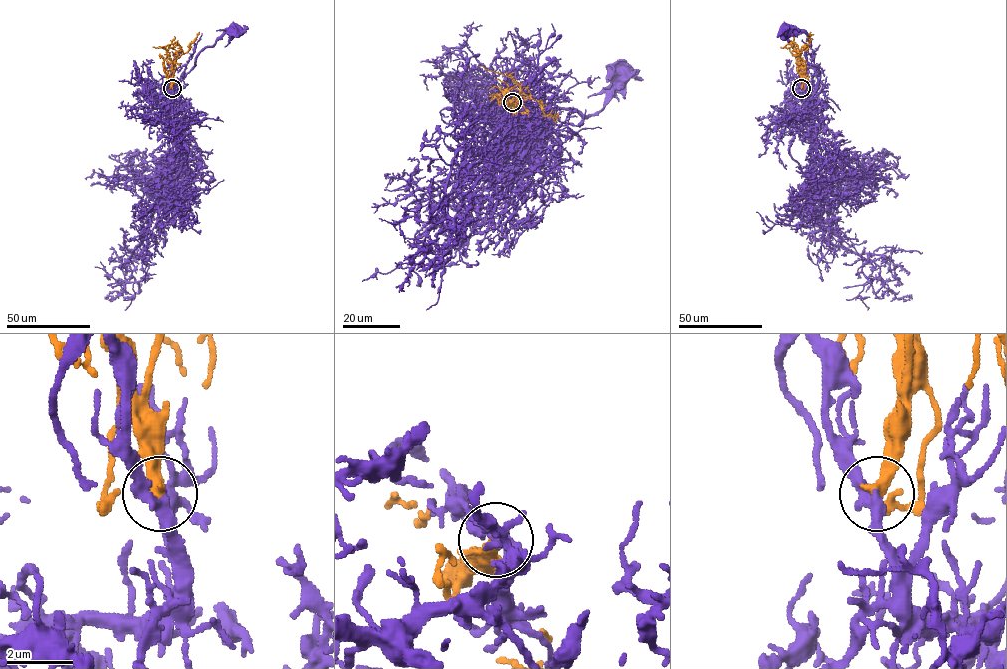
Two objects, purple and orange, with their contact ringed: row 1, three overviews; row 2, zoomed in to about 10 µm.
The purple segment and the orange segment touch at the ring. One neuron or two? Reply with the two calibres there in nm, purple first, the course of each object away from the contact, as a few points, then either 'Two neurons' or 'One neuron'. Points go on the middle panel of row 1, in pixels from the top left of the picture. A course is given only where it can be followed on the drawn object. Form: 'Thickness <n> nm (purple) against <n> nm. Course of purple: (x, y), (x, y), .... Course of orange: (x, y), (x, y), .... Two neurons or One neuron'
Thickness 340 nm (purple) against 380 nm. Course of purple: (512, 102), (505, 110), (512, 127), (544, 132), (556, 110), (595, 115), (614, 93), (622, 79), (620, 75). Course of orange: (512, 102), (508, 104), (511, 100), (515, 102), (531, 97), (510, 77), (478, 66). One neuron

